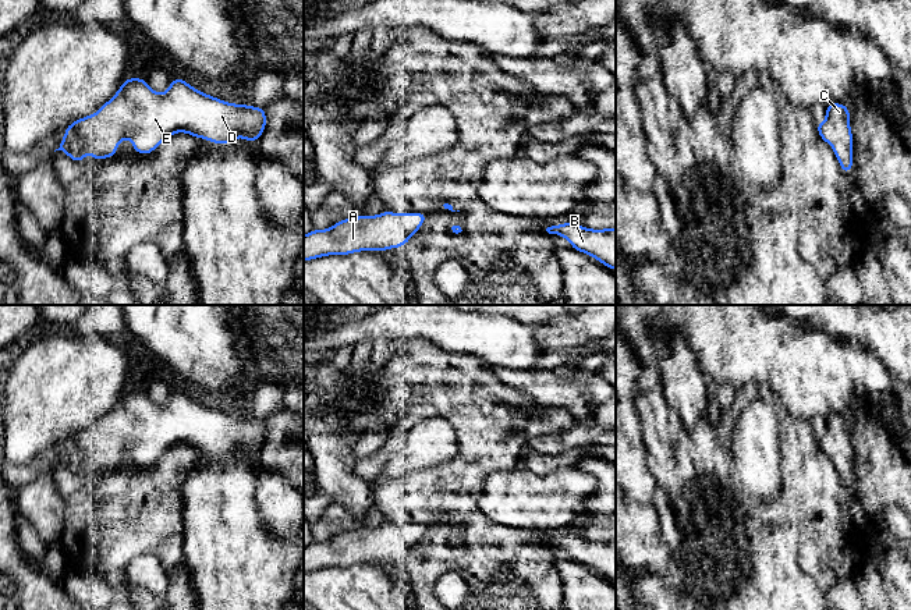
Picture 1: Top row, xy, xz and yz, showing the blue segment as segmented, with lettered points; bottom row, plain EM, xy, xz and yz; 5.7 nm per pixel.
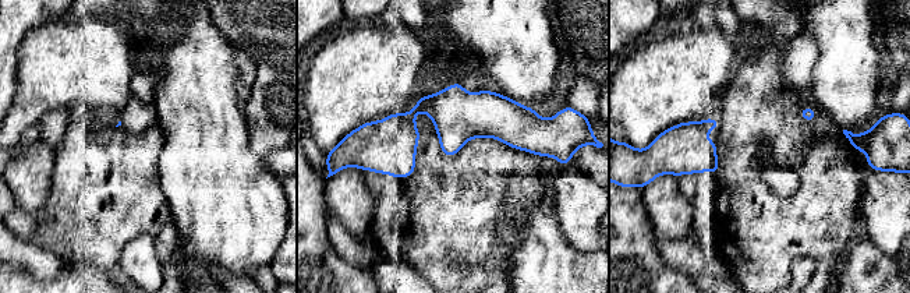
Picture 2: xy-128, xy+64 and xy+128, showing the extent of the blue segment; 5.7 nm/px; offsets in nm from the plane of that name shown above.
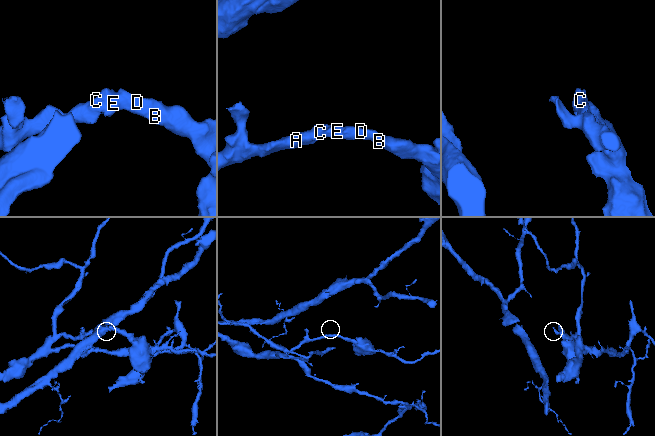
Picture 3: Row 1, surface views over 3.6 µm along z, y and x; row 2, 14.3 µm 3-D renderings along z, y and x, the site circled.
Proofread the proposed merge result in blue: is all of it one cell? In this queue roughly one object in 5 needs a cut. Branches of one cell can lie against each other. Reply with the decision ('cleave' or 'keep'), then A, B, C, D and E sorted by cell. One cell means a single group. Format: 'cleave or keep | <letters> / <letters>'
keep | A B C D E

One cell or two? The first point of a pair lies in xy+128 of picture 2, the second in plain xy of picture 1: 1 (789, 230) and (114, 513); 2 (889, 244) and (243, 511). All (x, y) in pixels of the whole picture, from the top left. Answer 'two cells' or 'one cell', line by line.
1: one cell
2: two cells

